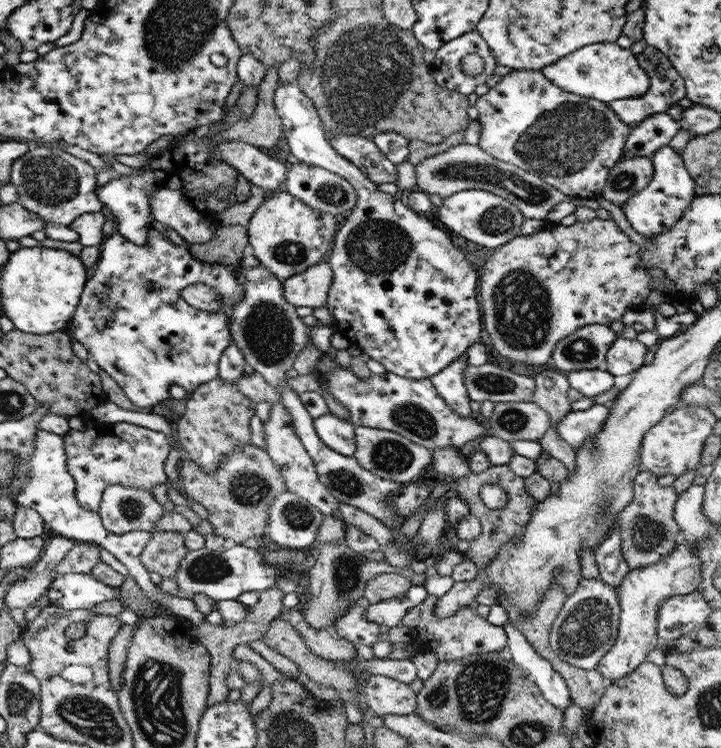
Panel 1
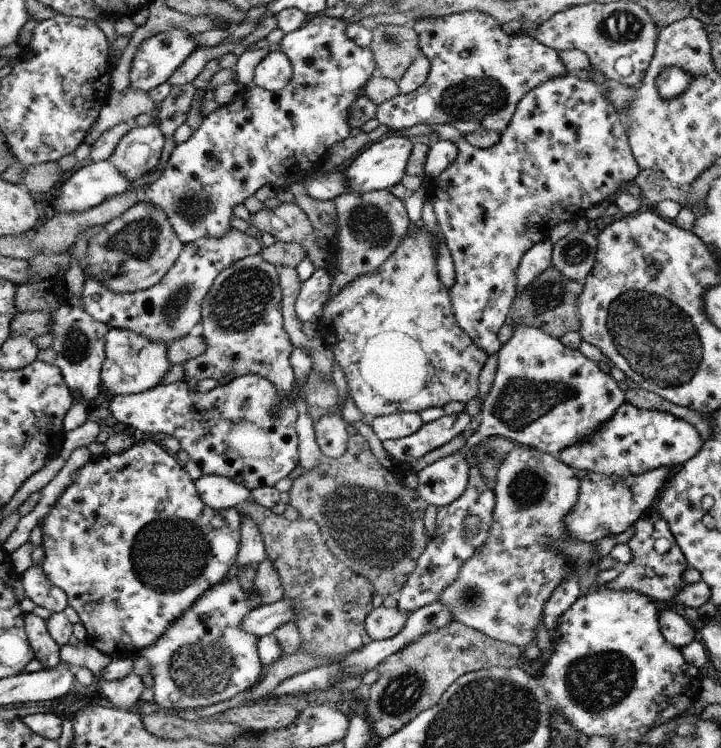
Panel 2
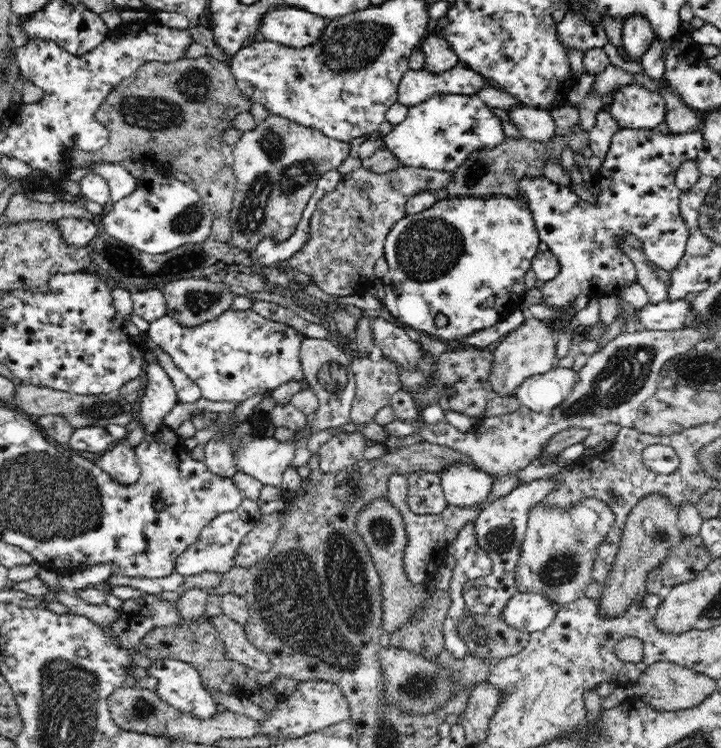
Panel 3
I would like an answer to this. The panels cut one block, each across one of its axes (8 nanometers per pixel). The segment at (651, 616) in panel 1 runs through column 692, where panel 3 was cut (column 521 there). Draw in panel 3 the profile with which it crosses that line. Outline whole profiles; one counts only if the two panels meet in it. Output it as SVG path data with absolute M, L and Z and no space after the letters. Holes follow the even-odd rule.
M595 497L585 498L569 509L548 507L538 503L529 510L525 539L521 545L519 562L515 569L515 582L519 592L534 592L548 598L559 607L565 607L586 595L586 588L593 582L592 572L597 551L606 534L613 528L614 511L602 500Z

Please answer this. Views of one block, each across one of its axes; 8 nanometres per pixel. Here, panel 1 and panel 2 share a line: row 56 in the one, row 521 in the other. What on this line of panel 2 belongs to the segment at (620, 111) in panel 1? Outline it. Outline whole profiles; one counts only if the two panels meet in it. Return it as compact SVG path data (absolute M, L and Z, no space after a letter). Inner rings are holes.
M652 506L652 507L650 507L650 508L649 508L649 509L648 509L648 510L647 510L647 511L646 511L646 512L645 512L645 513L644 513L644 514L643 514L643 515L642 515L642 516L641 516L641 517L640 517L640 518L639 518L639 519L638 519L638 520L637 520L637 521L636 521L636 522L635 522L635 524L634 524L634 533L633 533L633 534L632 534L632 537L631 537L631 538L630 538L630 540L629 540L629 541L628 541L628 543L627 543L627 544L628 544L628 546L629 546L629 547L630 547L630 548L631 548L631 552L632 552L632 554L633 554L633 559L632 559L632 561L631 561L631 562L630 562L630 563L628 563L628 564L626 564L626 565L625 565L625 566L623 566L623 567L622 567L622 569L621 569L621 573L620 573L620 575L619 575L619 576L618 576L618 577L616 577L616 578L615 578L615 579L614 579L614 580L612 580L612 581L610 581L610 582L607 582L607 583L604 583L604 584L603 584L603 585L602 585L602 586L601 586L601 589L599 589L599 590L598 590L598 589L596 589L596 586L597 586L597 580L595 580L595 582L594 582L594 584L593 584L593 585L592 585L592 588L591 588L591 589L590 589L590 590L589 590L589 592L587 592L587 593L586 593L586 595L587 595L587 594L588 594L588 593L594 593L594 592L598 592L598 591L600 591L600 590L602 590L602 589L608 589L608 590L611 590L611 591L636 591L636 592L637 592L637 593L638 593L638 594L643 594L643 595L644 595L644 596L647 596L647 597L649 597L649 598L650 598L650 599L651 599L651 600L652 600L652 601L656 601L656 602L658 602L658 604L660 604L660 605L661 605L661 606L662 606L662 607L664 607L664 606L670 606L670 607L674 607L674 602L675 602L675 594L676 594L676 593L677 593L677 592L678 592L678 591L679 591L679 590L680 590L680 589L683 589L683 587L680 587L680 586L679 586L679 585L680 585L680 583L681 583L681 580L682 580L682 575L683 575L683 574L684 574L684 571L685 571L685 570L686 570L686 569L687 569L687 568L688 568L688 566L687 566L687 562L686 562L686 561L685 561L685 556L684 556L684 553L683 553L683 552L682 552L682 551L681 551L681 550L680 550L680 547L679 547L679 546L678 546L678 545L677 545L677 544L676 544L676 541L675 541L675 536L674 536L674 535L673 535L673 534L672 534L672 533L671 533L671 530L670 530L670 529L669 529L669 524L668 524L668 523L667 523L667 522L666 522L666 521L665 521L665 520L664 520L664 517L661 517L661 514L660 514L660 513L659 513L659 512L658 512L658 510L657 510L657 508L656 508L656 506Z

